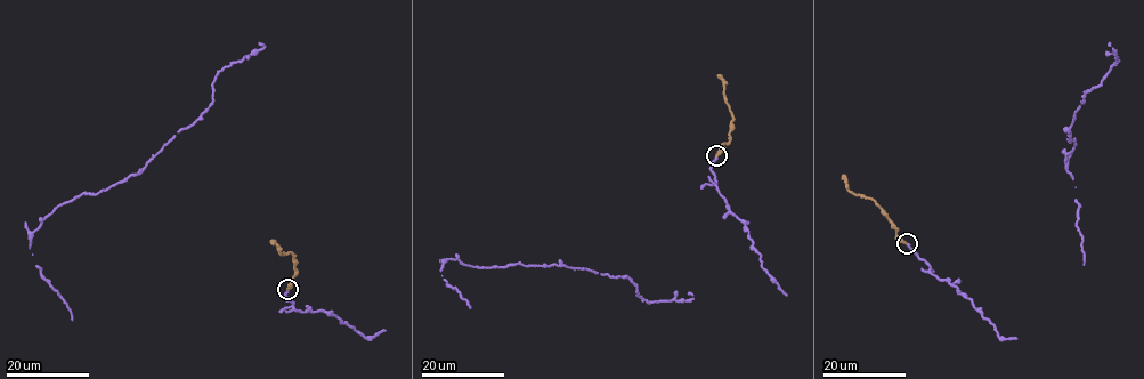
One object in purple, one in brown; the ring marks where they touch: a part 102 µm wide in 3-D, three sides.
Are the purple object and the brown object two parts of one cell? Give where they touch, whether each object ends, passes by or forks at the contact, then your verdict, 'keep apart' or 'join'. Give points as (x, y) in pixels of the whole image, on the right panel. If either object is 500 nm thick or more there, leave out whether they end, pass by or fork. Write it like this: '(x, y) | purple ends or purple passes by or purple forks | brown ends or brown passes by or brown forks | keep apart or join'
(907, 243) | purple ends | brown ends | join

